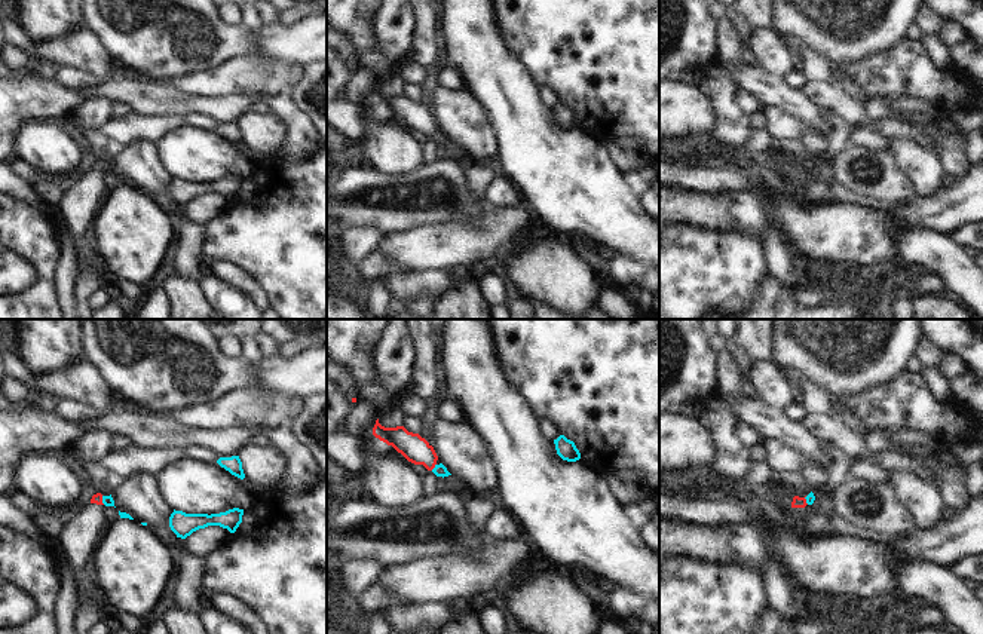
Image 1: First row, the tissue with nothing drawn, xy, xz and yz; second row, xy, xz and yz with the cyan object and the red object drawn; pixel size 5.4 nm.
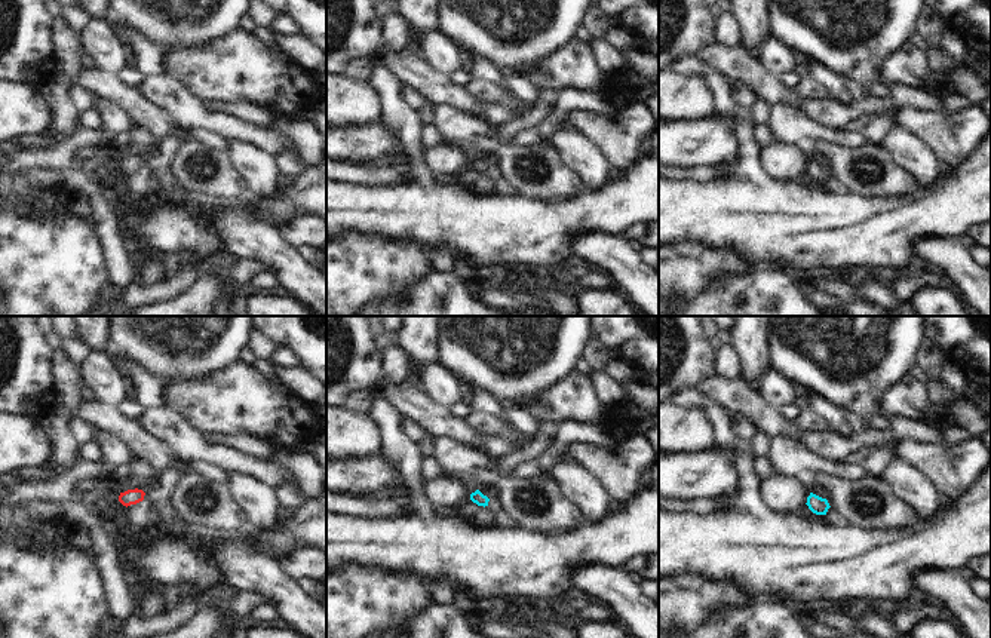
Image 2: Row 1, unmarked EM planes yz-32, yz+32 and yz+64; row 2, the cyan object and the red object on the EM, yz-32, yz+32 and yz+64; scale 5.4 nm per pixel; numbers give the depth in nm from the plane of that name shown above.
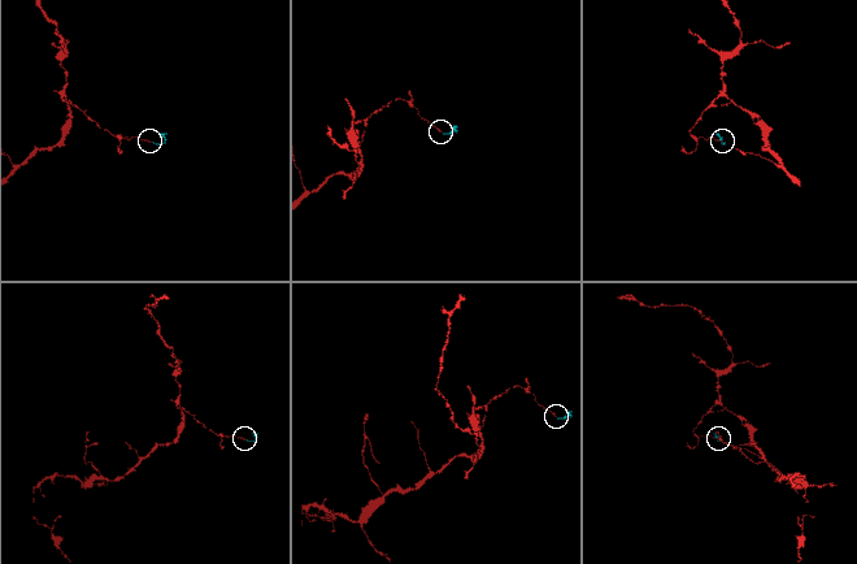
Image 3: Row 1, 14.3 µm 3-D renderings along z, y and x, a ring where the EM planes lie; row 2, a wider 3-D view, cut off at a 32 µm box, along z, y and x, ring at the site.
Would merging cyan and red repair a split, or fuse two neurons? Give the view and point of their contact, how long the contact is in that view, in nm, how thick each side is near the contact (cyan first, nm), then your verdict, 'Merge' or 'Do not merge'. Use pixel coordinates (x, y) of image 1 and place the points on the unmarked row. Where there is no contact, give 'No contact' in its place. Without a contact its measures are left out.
Touches cyan at xz (435, 134). Shared border 50 nm. Thickness 70 nm (cyan) against 150 nm. Merge

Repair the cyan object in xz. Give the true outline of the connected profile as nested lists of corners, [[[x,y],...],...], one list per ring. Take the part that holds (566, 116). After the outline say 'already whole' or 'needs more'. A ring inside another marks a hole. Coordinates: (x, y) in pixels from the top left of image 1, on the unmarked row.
[[[560,102],[554,107],[557,122],[567,129],[576,129],[581,126],[581,120],[576,116],[575,110],[567,107],[564,102]]]; already whole

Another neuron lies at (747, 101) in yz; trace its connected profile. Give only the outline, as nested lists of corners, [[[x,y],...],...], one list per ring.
[[[738,88],[737,91],[737,102],[748,116],[753,116],[756,111],[759,111],[762,104],[756,95],[742,88]]]

